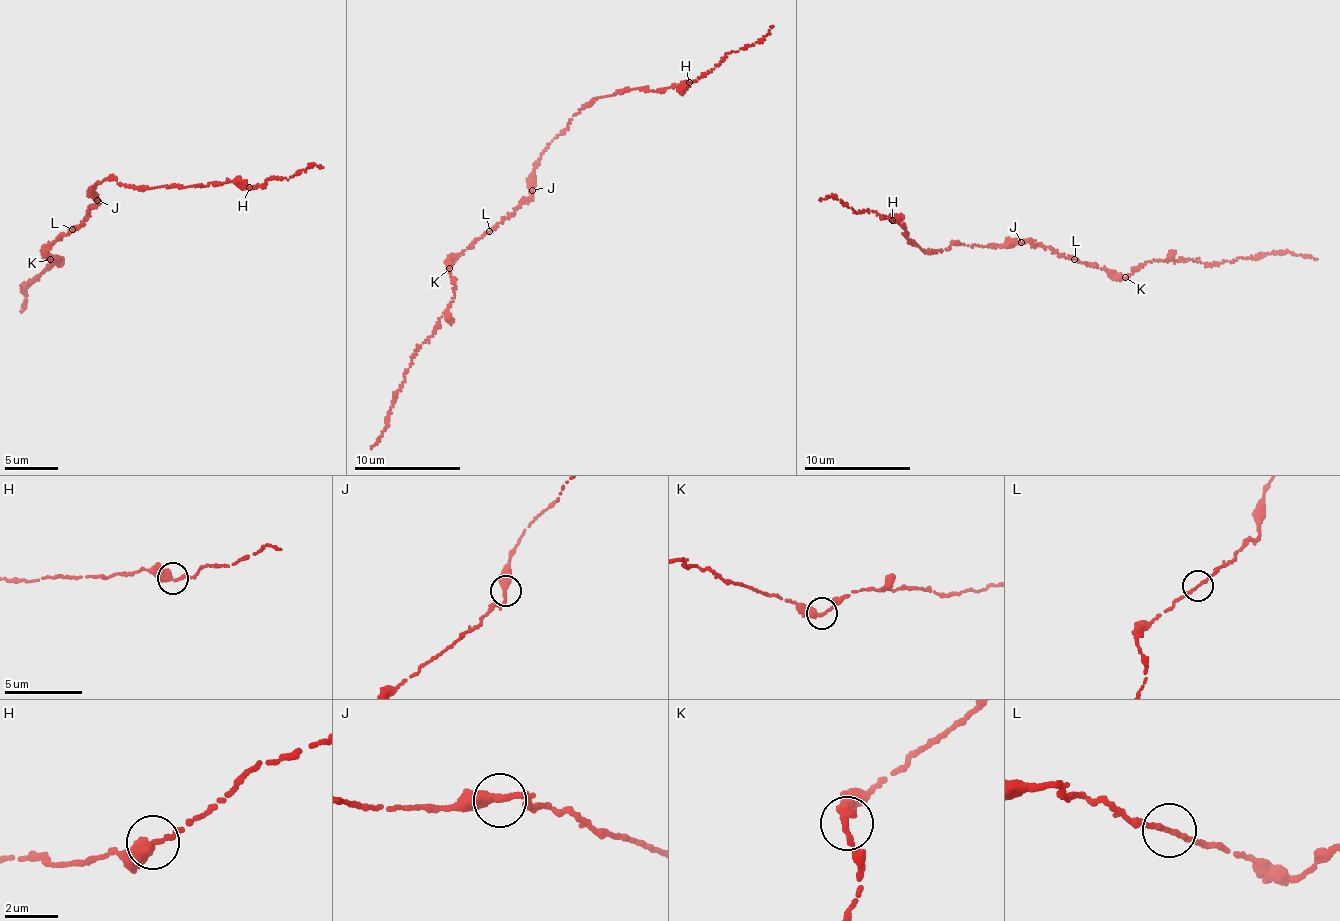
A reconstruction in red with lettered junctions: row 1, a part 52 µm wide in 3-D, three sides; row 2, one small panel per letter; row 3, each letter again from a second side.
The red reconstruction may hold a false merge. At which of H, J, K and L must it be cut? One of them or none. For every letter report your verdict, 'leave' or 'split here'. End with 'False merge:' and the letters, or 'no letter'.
H: leave
J: leave
K: leave
L: leave
False merge: no letter

